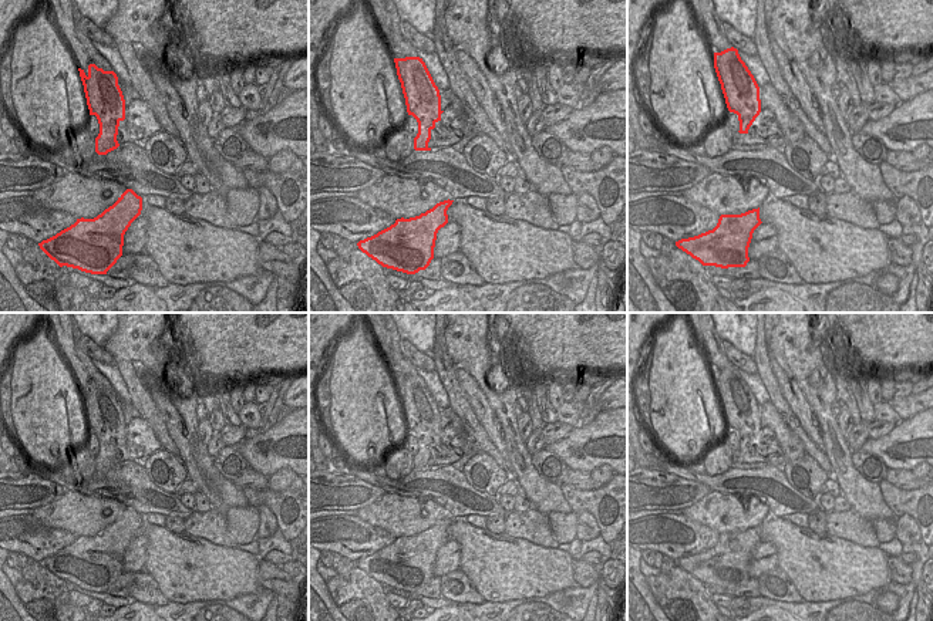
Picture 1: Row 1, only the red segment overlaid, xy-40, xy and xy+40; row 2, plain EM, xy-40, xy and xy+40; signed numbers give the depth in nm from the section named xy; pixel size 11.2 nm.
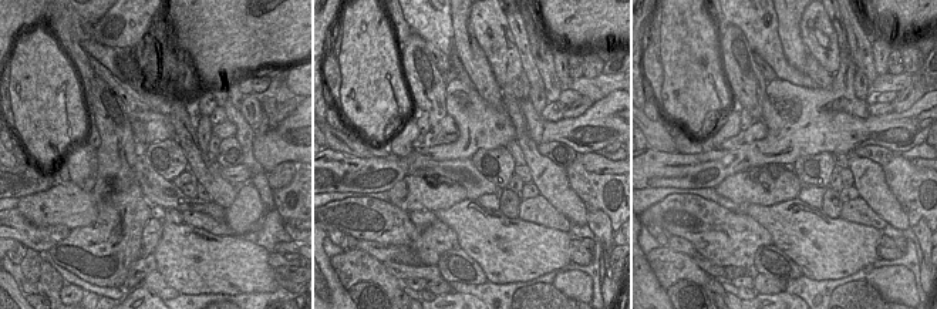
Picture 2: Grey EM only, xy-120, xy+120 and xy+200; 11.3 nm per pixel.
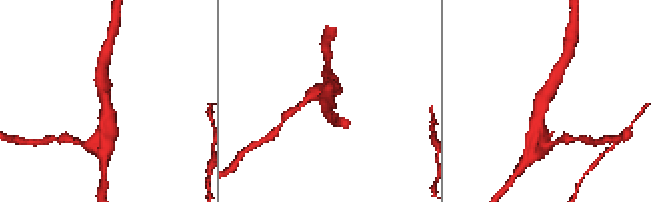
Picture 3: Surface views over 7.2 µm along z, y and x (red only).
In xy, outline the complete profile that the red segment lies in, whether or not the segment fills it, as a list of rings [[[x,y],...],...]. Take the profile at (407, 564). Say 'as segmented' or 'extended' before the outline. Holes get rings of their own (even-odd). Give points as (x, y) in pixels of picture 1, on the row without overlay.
as segmented; [[[439,520],[415,536],[397,537],[390,546],[360,558],[357,564],[383,585],[407,593],[425,588],[434,577],[437,551],[448,541],[447,529],[452,520]]]

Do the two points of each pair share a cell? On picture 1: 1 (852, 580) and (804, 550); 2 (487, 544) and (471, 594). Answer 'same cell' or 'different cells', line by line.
1: same cell
2: different cells

